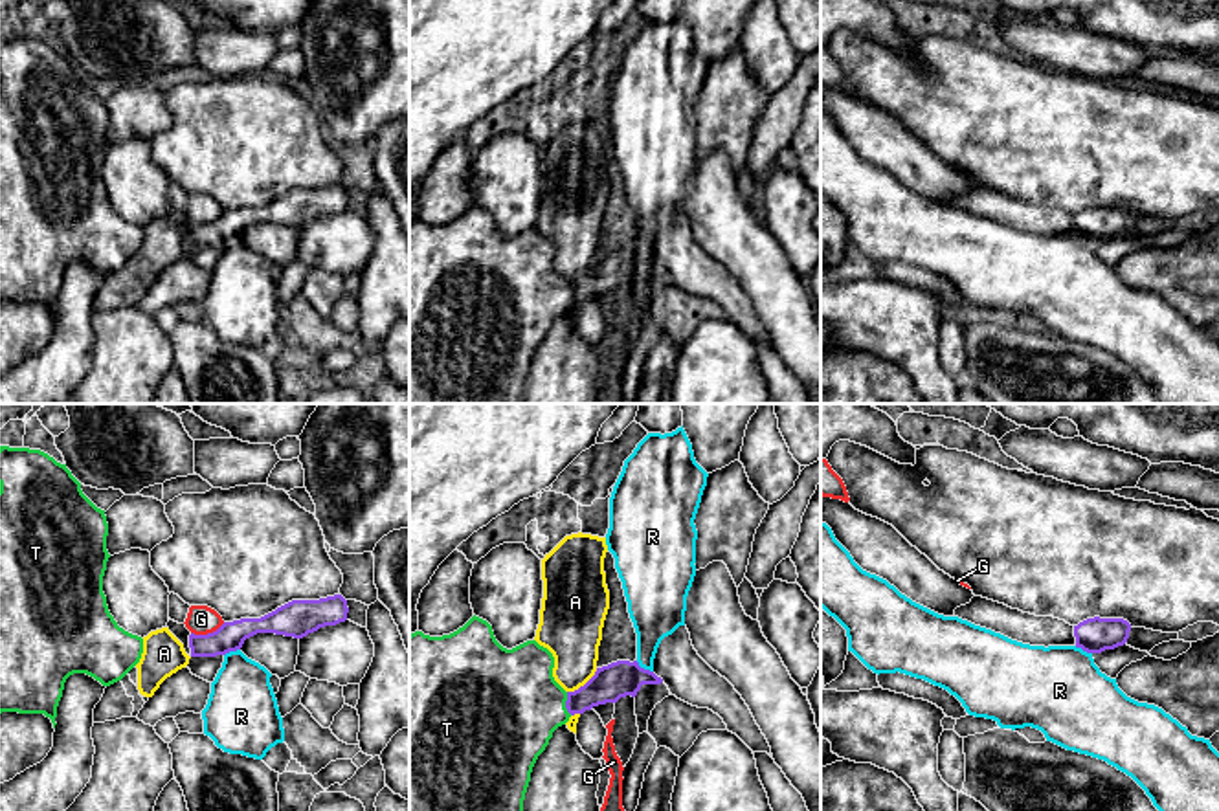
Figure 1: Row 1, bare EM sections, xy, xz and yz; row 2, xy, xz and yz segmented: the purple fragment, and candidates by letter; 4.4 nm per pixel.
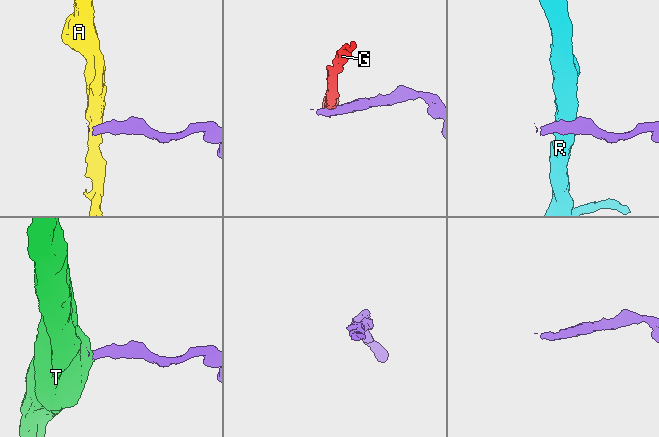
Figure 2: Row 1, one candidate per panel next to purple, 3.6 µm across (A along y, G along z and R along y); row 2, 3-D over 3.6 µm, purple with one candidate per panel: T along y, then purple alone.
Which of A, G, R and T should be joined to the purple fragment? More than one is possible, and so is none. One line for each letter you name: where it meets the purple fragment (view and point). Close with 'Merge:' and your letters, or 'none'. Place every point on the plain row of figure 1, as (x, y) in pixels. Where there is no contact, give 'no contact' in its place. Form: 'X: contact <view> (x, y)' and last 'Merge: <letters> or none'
T: contact xz (566, 292)
Merge: T

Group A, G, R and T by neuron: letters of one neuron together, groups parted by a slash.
A / G / R / T

